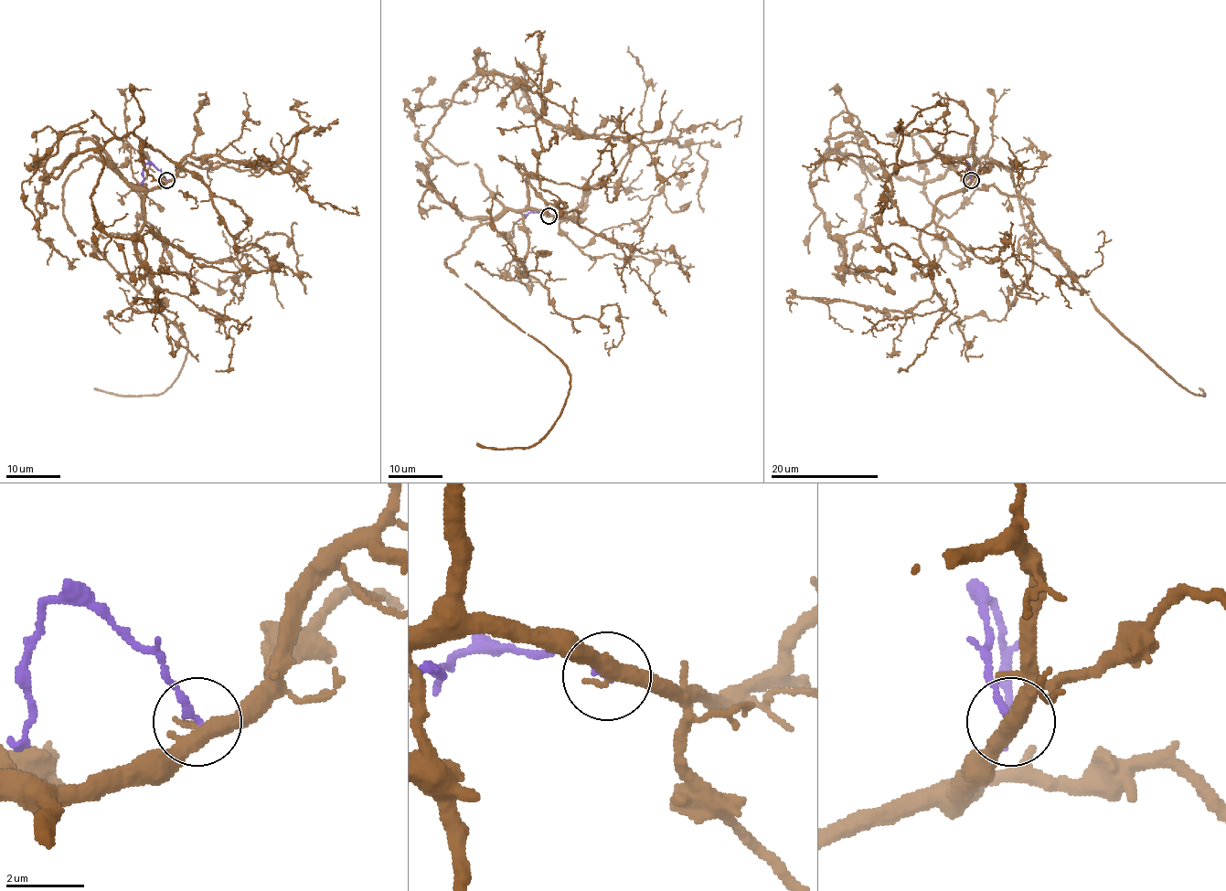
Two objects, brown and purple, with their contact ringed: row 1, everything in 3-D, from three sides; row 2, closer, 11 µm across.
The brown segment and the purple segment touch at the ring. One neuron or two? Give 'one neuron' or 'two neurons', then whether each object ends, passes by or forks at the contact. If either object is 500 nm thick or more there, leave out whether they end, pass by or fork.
two neurons; brown passes by; purple ends there

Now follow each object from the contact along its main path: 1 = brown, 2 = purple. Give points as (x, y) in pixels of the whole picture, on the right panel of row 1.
1: (973, 180), (974, 140), (911, 182), (829, 151), (810, 175), (828, 236), (871, 234), (894, 267), (846, 264)
2: (971, 180), (968, 164), (971, 182)

